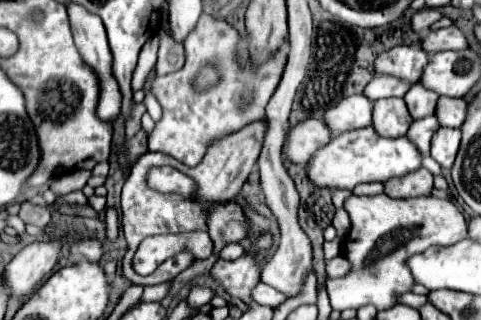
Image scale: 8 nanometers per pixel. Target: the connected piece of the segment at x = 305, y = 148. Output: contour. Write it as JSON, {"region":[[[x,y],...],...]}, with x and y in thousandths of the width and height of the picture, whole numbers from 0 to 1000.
{"region":[[[634,372],[605,397],[597,416],[597,447],[588,459],[588,484],[613,509],[613,516],[638,516],[647,497],[647,478],[663,453],[676,453],[676,441],[688,434],[688,416],[680,416],[680,397],[667,372]]]}

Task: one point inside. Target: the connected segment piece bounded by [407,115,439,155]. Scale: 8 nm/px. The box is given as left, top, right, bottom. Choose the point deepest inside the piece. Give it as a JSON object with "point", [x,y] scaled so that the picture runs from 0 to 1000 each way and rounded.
{"point":[873,416]}

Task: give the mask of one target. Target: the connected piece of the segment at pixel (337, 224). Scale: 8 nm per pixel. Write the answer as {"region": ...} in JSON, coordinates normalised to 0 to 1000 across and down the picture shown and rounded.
{"region":[[[701,653],[696,659],[696,678],[692,678],[692,709],[701,716],[701,741],[713,747],[721,734],[721,716],[726,716],[726,672],[717,653]]]}

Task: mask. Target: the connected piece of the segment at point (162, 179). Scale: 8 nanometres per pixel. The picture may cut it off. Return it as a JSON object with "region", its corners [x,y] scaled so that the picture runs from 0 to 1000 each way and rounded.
{"region":[[[314,522],[306,541],[306,578],[339,609],[368,603],[376,616],[405,616],[405,572],[397,553],[372,541],[360,522]]]}

